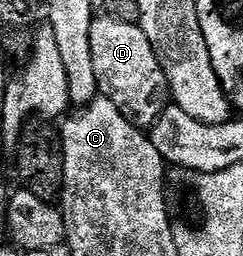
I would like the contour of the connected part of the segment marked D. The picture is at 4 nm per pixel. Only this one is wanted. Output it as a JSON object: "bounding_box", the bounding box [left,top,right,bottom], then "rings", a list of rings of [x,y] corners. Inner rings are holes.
{"bounding_box":[91,16,170,128],"rings":[[[108,16],[94,17],[91,24],[91,60],[95,64],[100,93],[110,98],[136,125],[149,128],[170,105],[169,80],[151,40],[140,25],[127,24]]]}

